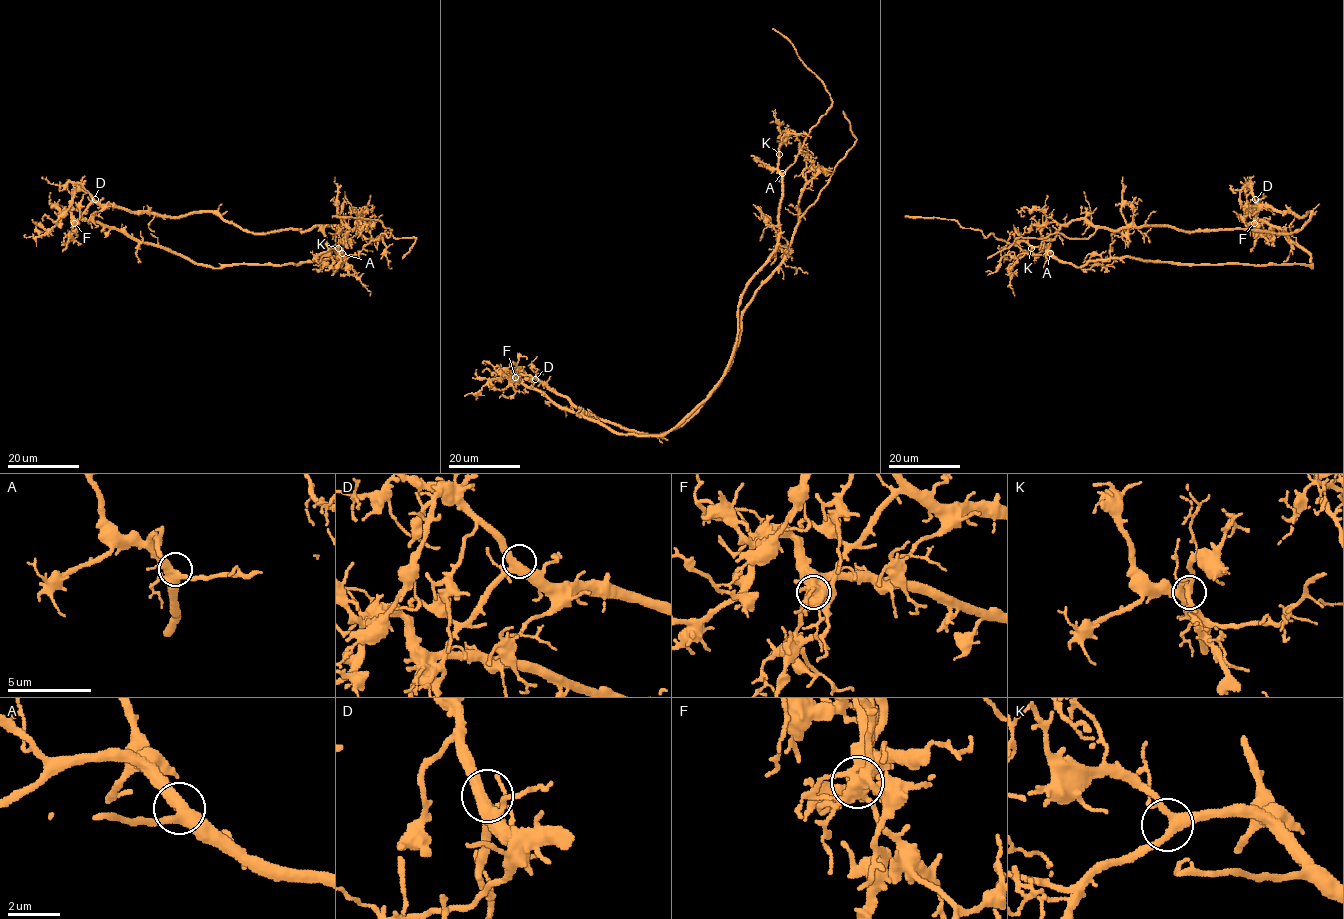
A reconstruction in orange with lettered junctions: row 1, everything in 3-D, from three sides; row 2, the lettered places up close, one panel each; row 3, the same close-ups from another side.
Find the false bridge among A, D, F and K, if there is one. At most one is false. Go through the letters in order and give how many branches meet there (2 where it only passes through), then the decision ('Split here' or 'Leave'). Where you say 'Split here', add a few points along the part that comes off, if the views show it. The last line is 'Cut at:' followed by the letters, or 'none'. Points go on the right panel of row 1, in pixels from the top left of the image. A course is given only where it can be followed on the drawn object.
A: Branches: 5. Leave
D: Branches: 4. Leave
F: Branches: 5. Split here. Course of the part to remove: (1254, 223), (1255, 202), (1295, 215), (1310, 212), (1290, 233), (1098, 228), (1087, 238), (1020, 237), (987, 259)
K: Branches: 4. Leave
Cut at: F

